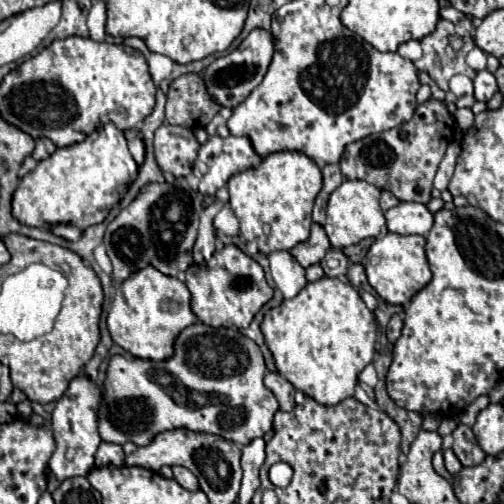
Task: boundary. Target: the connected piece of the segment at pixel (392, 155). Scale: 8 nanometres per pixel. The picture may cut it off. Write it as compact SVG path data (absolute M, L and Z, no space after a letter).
M428 99L424 105L418 105L408 123L350 143L340 159L340 171L348 179L362 179L378 189L386 189L400 201L428 203L434 175L448 145L448 135L454 135L454 117L446 111L444 103Z

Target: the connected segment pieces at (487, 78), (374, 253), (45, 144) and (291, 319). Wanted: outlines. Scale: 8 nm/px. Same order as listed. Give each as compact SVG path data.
M478 71L474 77L474 95L478 101L488 103L492 99L492 95L498 91L496 79L490 71Z
M386 233L382 239L374 241L374 245L366 255L364 269L368 283L384 301L392 305L406 305L432 279L428 259L424 253L424 243L426 241L422 235L404 237L396 233Z
M38 139L32 157L34 157L36 161L44 161L44 159L48 159L54 151L56 151L56 145L54 145L50 139Z
M322 277L306 285L294 299L270 309L264 315L262 333L280 375L306 397L322 405L336 405L352 397L360 371L374 357L376 319L356 289Z

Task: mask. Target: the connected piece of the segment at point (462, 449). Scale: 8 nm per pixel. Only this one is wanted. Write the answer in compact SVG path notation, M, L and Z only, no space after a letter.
M458 425L452 433L452 451L454 455L458 457L458 461L464 465L464 467L472 467L476 463L482 463L486 453L480 449L480 445L476 443L476 437L472 433L472 429L468 425Z

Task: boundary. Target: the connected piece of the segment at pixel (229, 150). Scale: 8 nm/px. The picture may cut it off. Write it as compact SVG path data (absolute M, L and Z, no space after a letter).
M210 137L200 147L192 171L200 177L200 193L216 195L234 173L260 167L260 163L262 157L252 151L248 137Z

